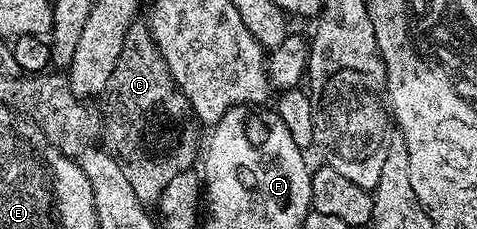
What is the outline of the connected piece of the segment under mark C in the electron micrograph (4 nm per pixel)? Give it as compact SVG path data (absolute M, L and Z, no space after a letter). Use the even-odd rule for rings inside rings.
M136 19L124 35L121 55L117 55L117 67L113 67L113 75L109 75L102 101L102 148L111 154L117 167L121 167L137 199L145 206L154 206L165 187L169 187L177 175L188 172L194 161L196 164L201 153L201 125L159 54L146 20ZM151 121L167 121L167 145L159 142Z

